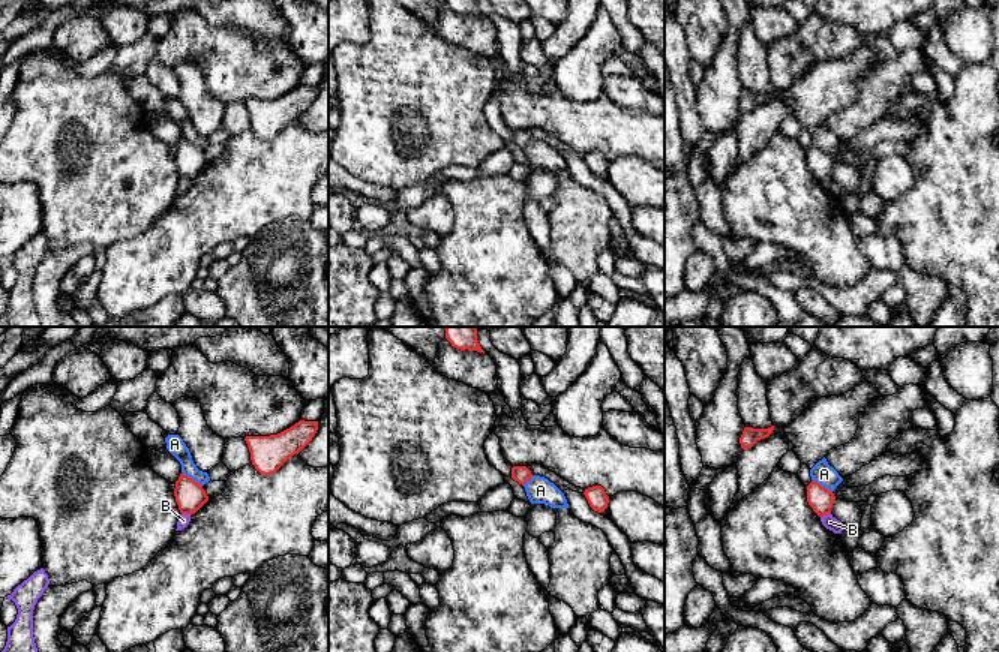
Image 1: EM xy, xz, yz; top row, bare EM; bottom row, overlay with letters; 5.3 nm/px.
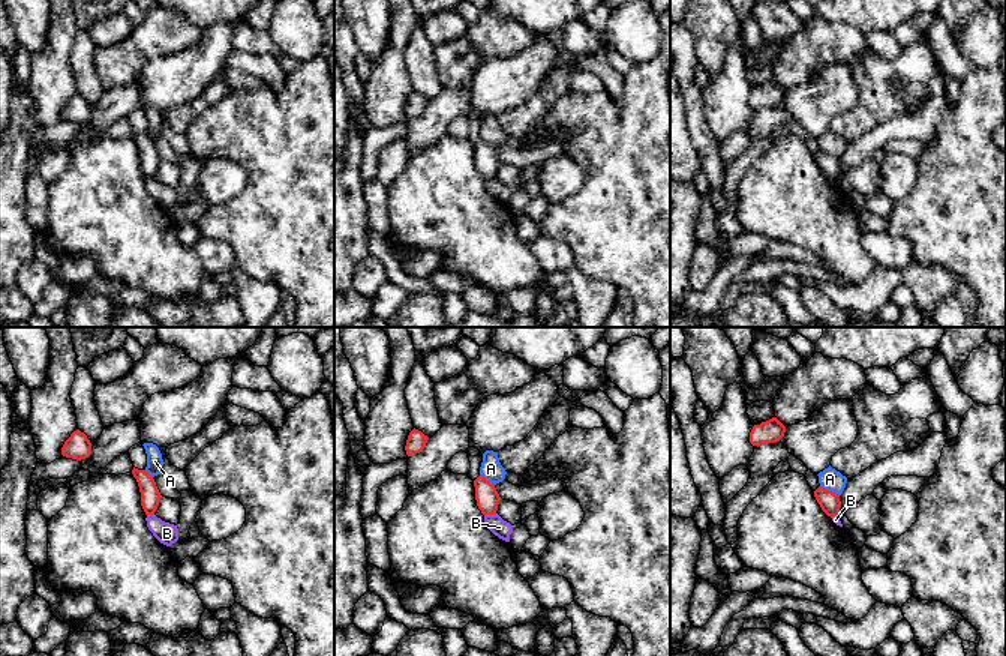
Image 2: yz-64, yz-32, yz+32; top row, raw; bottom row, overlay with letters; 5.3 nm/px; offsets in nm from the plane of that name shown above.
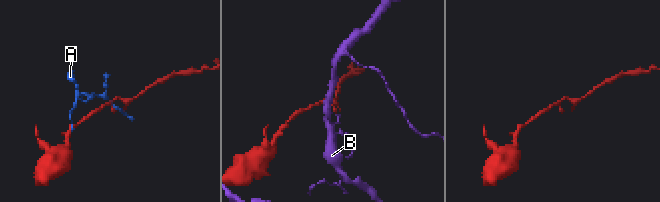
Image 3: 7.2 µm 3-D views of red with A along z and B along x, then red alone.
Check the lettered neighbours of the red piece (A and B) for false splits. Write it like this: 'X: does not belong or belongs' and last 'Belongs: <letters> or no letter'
A: does not belong
B: does not belong
Belongs: no letter

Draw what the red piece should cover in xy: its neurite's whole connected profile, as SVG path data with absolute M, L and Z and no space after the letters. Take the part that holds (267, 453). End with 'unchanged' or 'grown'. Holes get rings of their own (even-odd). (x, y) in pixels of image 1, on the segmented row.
M300 420L270 436L246 436L250 460L261 475L274 474L290 457L298 454L315 436L318 421Z | unchanged

